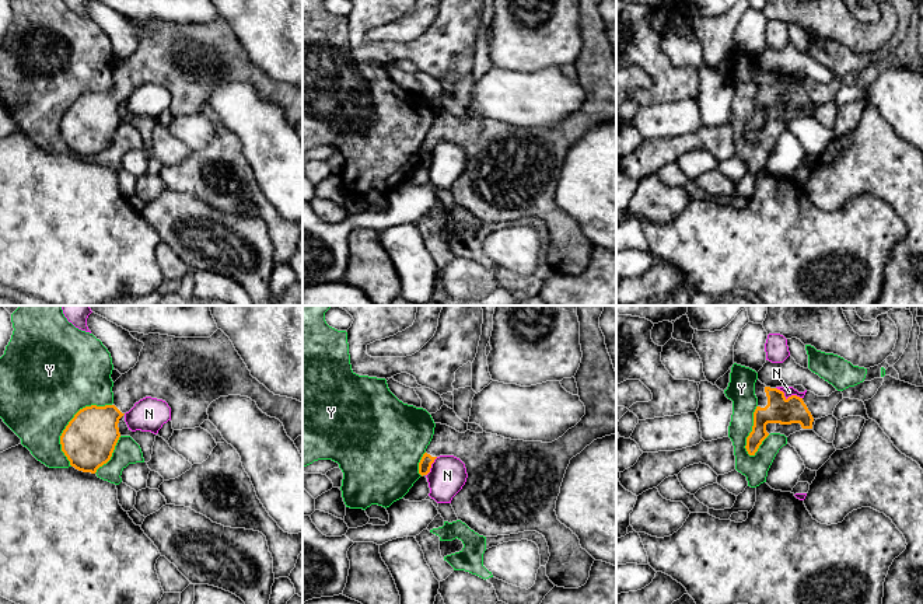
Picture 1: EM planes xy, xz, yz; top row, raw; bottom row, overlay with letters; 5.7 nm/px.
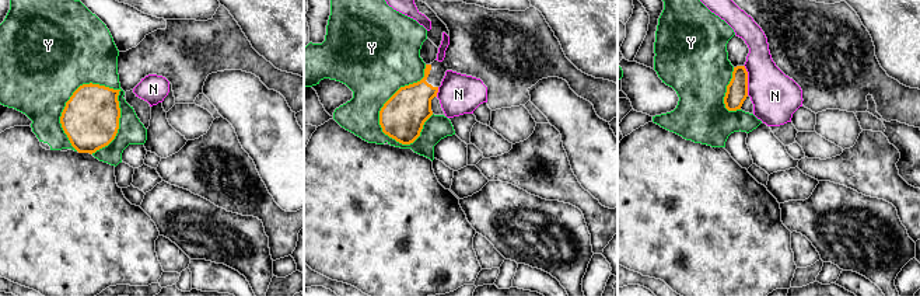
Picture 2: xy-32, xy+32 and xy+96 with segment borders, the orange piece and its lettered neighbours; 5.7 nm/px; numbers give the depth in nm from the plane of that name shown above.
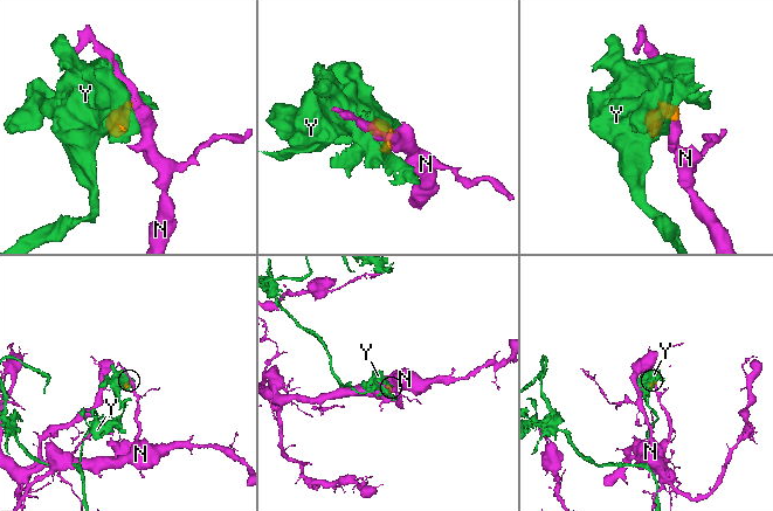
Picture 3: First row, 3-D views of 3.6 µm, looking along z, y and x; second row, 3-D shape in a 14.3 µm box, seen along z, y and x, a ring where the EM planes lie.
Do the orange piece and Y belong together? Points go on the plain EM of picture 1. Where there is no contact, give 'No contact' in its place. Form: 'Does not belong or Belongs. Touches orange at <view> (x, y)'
Does not belong. Touches orange at xy (69, 108)

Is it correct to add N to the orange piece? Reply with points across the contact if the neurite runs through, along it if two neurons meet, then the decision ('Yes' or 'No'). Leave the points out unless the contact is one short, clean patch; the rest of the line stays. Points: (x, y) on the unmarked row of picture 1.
Boundary: yz (776, 73), (786, 83), (799, 81), (801, 84). No

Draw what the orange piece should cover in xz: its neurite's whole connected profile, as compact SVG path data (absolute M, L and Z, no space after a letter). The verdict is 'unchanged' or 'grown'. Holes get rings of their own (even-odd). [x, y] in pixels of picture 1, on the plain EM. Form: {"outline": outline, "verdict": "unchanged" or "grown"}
{"outline": "M577 0L577 3L580 8L583 43L574 64L580 87L585 92L585 101L574 114L569 115L562 123L552 129L542 129L511 126L486 118L475 119L466 116L465 119L459 119L447 111L436 109L433 125L419 149L419 160L423 163L430 158L431 150L437 143L454 142L459 144L465 150L468 164L462 175L451 186L451 192L458 206L483 223L510 221L524 217L536 217L542 220L548 228L550 240L545 252L546 262L555 272L564 275L578 275L584 272L595 247L581 234L578 223L557 206L555 195L564 160L570 146L580 140L594 126L616 119L616 56L613 55L605 31L605 22L599 14L601 0Z", "verdict": "grown"}

